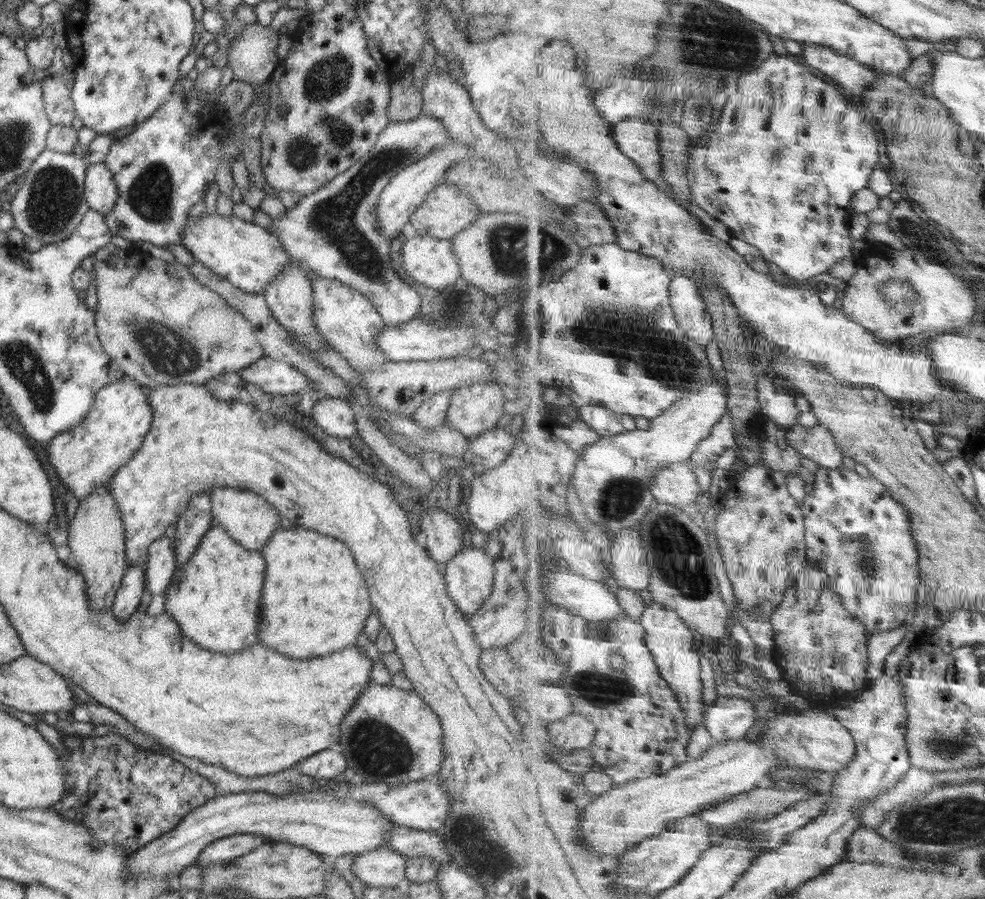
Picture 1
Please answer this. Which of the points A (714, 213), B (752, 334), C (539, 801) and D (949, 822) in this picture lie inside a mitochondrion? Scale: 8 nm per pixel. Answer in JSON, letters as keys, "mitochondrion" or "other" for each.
{"A":"other","B":"other","C":"other","D":"mitochondrion"}

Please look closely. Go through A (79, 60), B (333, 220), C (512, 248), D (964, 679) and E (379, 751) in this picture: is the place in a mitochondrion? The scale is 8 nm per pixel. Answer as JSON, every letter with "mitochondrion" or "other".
{"A":"other","B":"mitochondrion","C":"mitochondrion","D":"other","E":"mitochondrion"}

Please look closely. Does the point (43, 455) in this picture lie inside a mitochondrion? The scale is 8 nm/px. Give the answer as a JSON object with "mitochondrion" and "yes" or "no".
{"mitochondrion":"no"}

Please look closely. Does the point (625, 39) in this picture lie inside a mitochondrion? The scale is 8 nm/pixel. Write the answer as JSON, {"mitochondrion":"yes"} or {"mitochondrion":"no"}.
{"mitochondrion":"no"}

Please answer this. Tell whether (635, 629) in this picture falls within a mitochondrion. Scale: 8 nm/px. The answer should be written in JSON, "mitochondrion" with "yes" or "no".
{"mitochondrion":"no"}

